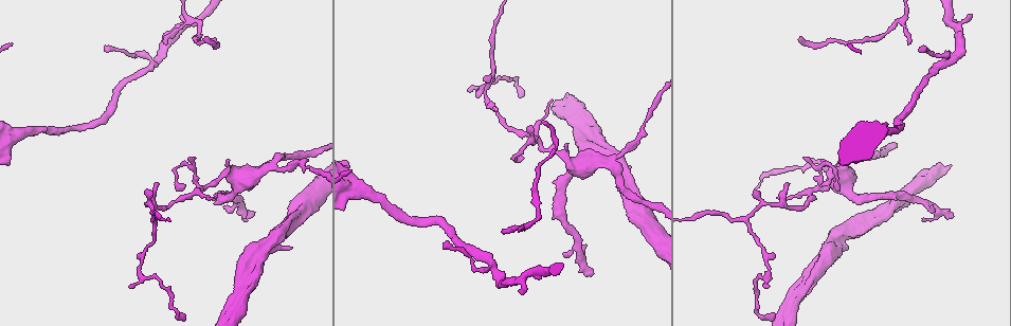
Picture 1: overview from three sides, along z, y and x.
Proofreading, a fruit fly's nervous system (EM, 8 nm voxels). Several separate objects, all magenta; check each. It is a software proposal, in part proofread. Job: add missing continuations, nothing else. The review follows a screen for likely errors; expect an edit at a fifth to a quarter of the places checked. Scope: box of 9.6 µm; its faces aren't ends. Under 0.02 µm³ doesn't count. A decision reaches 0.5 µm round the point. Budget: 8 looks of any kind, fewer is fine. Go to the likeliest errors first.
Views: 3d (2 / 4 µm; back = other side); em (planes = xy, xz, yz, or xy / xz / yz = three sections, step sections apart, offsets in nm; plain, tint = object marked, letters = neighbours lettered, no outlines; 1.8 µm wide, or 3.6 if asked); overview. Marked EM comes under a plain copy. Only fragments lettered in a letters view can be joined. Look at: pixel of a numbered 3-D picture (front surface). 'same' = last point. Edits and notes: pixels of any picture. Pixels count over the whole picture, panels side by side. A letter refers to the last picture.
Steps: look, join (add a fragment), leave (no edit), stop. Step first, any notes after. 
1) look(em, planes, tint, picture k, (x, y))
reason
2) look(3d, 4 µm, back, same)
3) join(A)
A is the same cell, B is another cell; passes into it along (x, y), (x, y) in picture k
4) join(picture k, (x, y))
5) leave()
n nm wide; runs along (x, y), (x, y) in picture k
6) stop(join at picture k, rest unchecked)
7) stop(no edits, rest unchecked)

look(3d, 4 µm, picture 1, (593, 271))
an open end

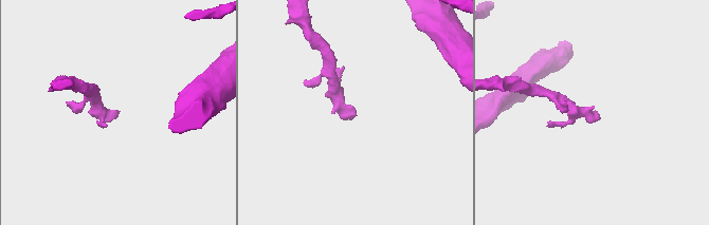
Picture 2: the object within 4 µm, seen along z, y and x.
look(em, planes, tint, picture 2, (354, 116))

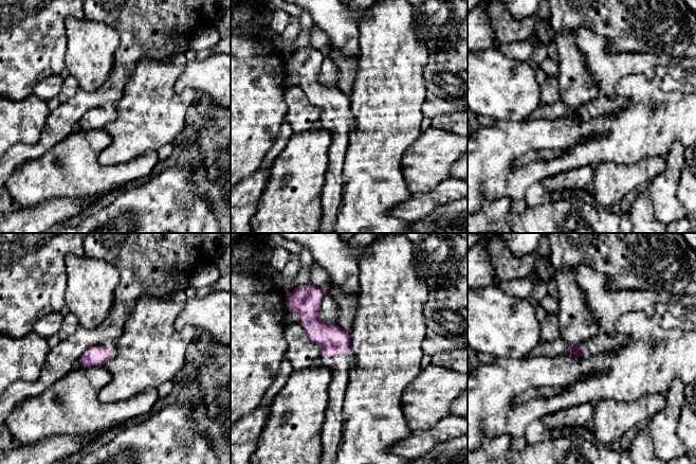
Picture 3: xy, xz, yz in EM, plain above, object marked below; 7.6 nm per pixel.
look(em, planes, letters, same)

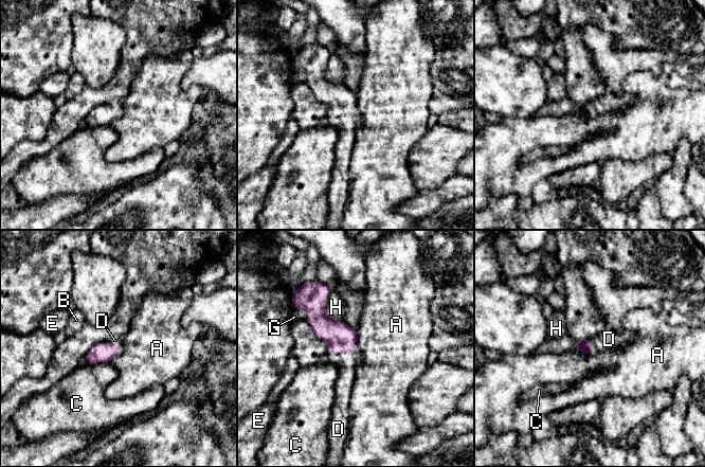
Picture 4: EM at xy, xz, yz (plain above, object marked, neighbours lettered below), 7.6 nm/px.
join(D)
D is the same cell, A, B, C, E, G and H are other cells; passes into it along (341, 338), (342, 353), (347, 362) in picture 4; it goes on there

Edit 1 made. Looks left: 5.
look(overview)
see it whole again

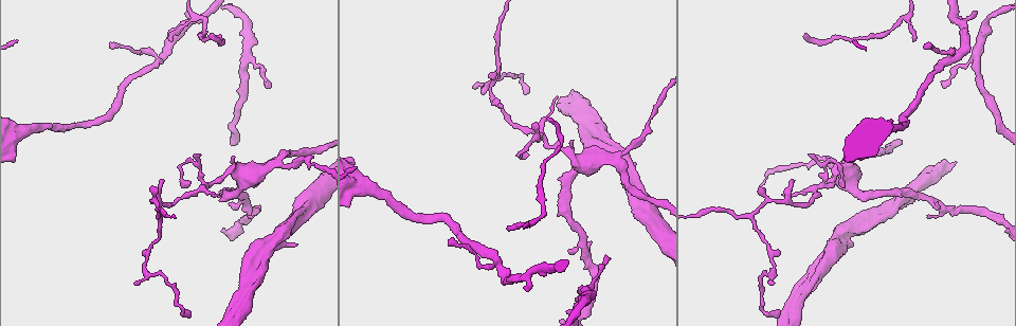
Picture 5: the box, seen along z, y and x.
look(3d, 4 µm, picture 5, (489, 76))
thin end

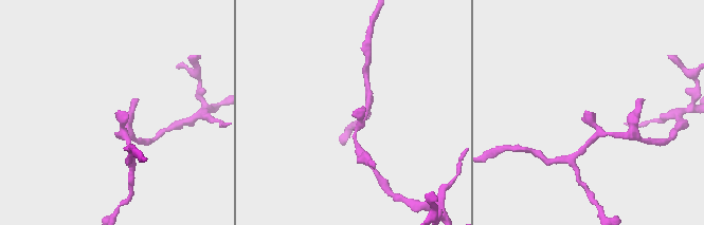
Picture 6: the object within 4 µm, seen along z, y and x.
look(em, 3.6 µm, yz, step 16, letters, picture 6, (352, 115))

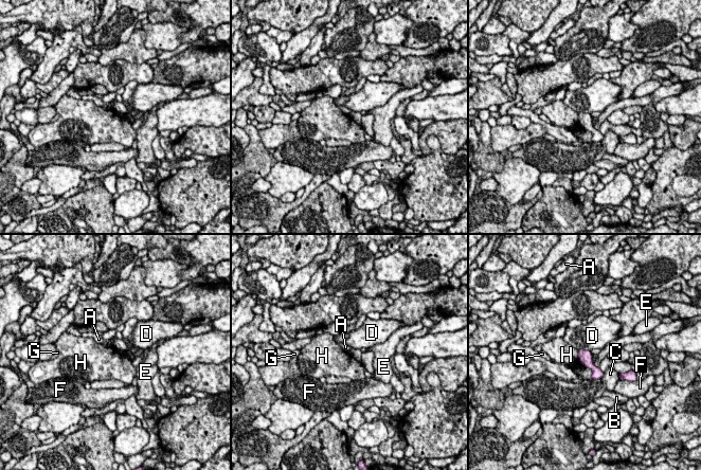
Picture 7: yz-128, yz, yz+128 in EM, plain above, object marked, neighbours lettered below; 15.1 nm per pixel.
leave()
A, B, C, D, E, F, G and H are other cells; border along (577, 350), (591, 369), (590, 379) in picture 7; none of them fits

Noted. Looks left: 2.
look(em, yz, step 4, letters, picture 5, (778, 311))
free end

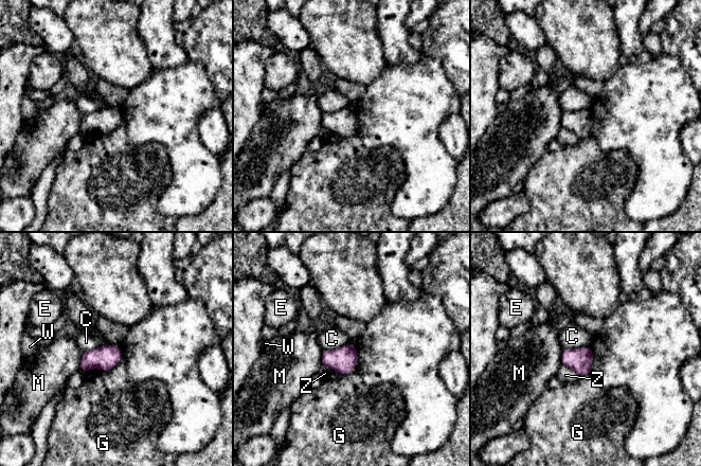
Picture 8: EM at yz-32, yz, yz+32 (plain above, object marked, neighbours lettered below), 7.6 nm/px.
leave()
180 nm wide; C, E, G, M, W and Z are other cells; no lettered fragment goes on from it

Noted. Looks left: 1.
stop(join at picture 4, rest unchecked)

